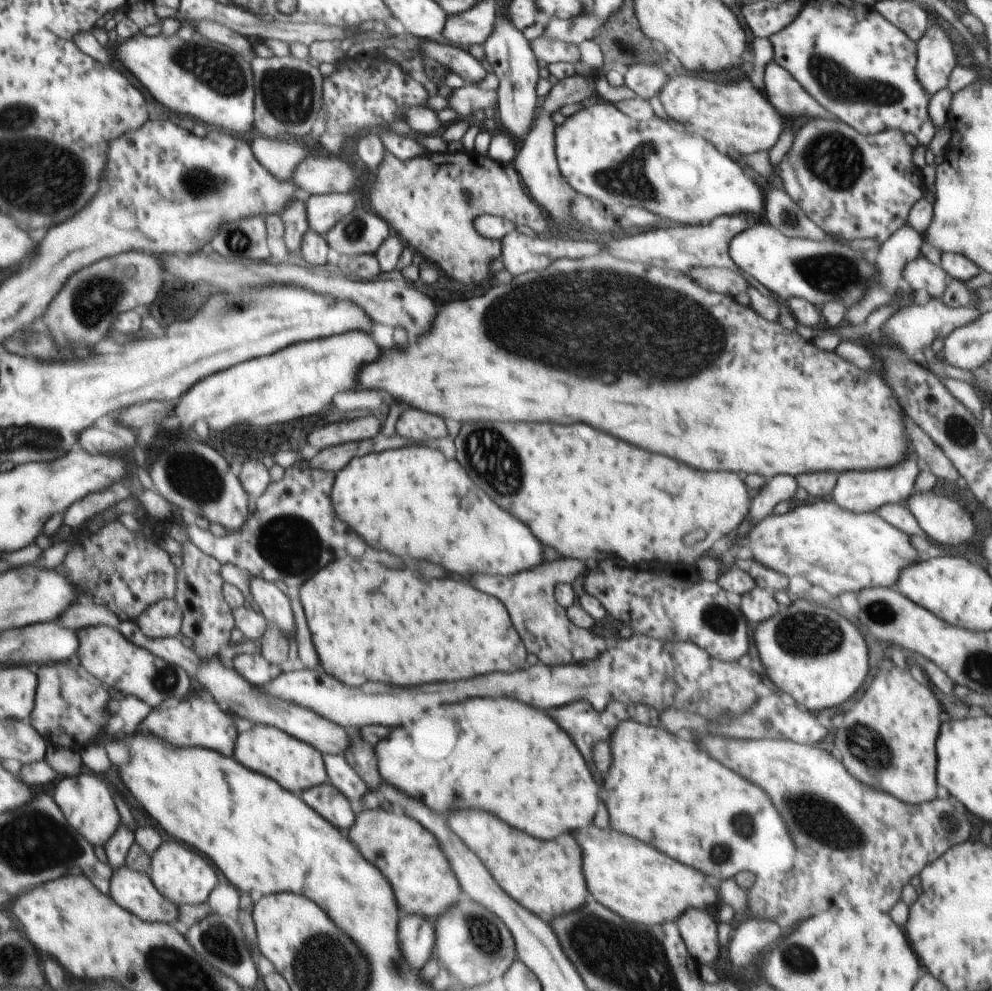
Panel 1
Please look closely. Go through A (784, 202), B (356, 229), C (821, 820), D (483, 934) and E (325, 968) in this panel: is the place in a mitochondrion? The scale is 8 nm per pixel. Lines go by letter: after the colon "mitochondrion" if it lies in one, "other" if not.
A: other
B: mitochondrion
C: mitochondrion
D: mitochondrion
E: mitochondrion

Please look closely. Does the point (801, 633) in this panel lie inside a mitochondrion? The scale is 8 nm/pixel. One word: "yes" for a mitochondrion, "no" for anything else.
yes

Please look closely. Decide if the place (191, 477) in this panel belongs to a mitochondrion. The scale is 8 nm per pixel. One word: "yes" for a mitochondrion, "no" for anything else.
yes

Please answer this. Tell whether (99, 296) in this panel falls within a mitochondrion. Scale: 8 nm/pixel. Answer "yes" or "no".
yes

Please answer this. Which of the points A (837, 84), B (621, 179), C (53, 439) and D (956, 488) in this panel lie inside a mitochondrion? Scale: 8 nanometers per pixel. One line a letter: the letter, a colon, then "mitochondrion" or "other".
A: mitochondrion
B: mitochondrion
C: mitochondrion
D: other

